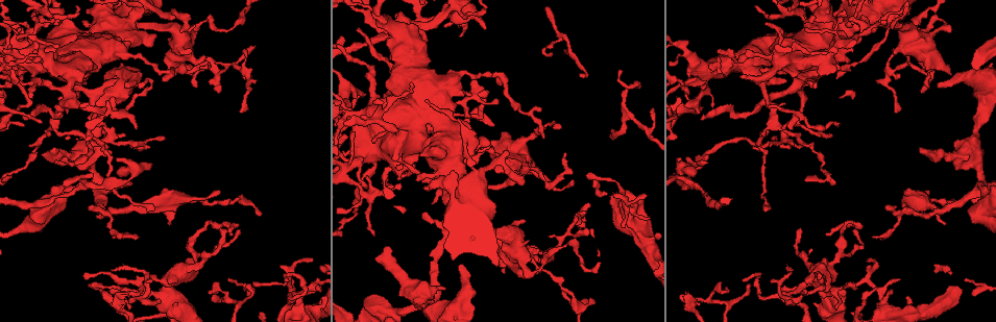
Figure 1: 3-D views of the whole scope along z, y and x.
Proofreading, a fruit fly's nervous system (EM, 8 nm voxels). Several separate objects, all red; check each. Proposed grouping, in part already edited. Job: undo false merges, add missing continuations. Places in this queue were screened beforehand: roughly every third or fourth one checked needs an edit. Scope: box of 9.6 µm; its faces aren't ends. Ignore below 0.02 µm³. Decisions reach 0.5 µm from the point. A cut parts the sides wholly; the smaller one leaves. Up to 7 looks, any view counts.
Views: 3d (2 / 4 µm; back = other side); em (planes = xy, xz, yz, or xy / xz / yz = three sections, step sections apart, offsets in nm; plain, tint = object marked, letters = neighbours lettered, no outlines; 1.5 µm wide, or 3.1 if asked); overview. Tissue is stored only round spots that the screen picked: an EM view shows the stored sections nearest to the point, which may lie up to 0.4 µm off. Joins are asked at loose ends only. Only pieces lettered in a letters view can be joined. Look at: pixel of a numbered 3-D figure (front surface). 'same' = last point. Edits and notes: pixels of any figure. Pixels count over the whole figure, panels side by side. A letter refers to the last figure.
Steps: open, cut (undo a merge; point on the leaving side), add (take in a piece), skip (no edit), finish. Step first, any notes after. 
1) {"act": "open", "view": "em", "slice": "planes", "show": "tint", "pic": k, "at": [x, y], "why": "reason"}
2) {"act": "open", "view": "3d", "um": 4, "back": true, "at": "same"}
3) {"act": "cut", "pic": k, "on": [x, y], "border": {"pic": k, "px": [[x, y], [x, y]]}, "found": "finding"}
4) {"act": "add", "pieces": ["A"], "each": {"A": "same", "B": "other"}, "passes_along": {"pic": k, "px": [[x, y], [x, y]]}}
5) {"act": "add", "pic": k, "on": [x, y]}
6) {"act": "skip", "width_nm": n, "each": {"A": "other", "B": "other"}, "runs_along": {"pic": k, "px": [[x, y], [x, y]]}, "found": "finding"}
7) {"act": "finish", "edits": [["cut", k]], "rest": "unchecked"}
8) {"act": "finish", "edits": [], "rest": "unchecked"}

{"act": "open", "view": "em", "slice": "planes", "show": "letters", "pic": 1, "at": [898, 278], "why": "an open end"}

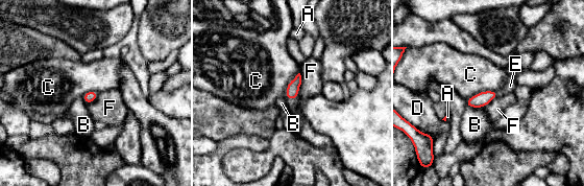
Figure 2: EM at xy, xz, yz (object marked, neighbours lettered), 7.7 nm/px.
{"act": "add", "pieces": ["E"], "each": {"A": "other", "B": "other", "C": "other", "D": "other", "E": "same", "F": "other"}, "found": "it goes on there"}

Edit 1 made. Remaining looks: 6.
{"act": "open", "view": "3d", "um": 4, "back": true, "pic": 1, "at": [190, 49], "why": "free end"}

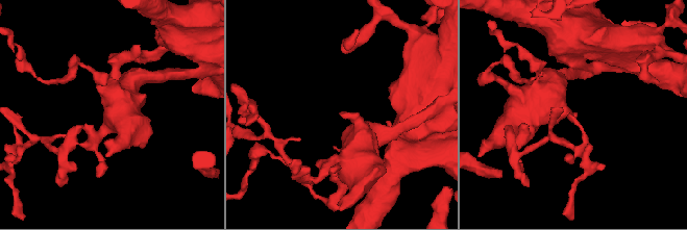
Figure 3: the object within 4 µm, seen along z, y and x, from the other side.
{"act": "open", "view": "em", "slice": "planes", "show": "letters", "pic": 3, "at": [575, 113]}

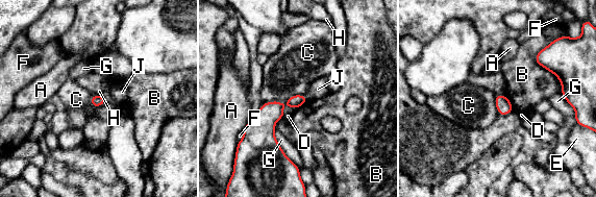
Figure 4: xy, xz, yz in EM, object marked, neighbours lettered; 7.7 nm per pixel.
{"act": "skip", "each": {"A": "other", "B": "other", "C": "other", "D": "other", "E": "other", "F": "other", "G": "other", "H": "other", "J": "other"}, "border": {"pic": 4, "px": [[495, 94], [504, 95]]}, "found": "no lettered piece goes on from it"}

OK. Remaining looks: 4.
{"act": "open", "view": "3d", "um": 4, "pic": 1, "at": [252, 49], "why": "thin end"}

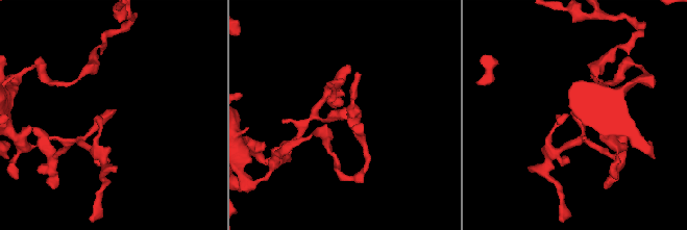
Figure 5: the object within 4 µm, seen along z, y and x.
{"act": "open", "view": "em", "slice": "xz", "step": 8, "show": "tint", "pic": 5, "at": [571, 113], "why": "now the EM"}

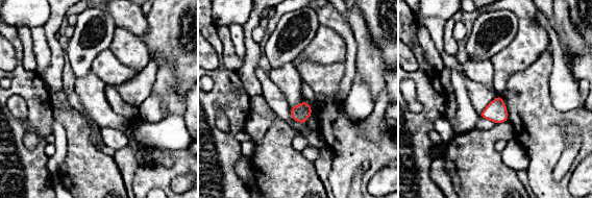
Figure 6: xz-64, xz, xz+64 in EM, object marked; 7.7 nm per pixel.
{"act": "open", "view": "em", "slice": "planes", "show": "letters", "at": "same"}

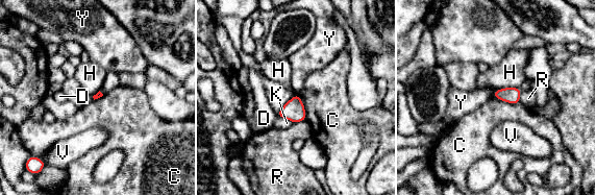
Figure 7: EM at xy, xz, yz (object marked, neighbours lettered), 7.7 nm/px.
{"act": "skip", "each": {"C": "other", "D": "other", "H": "other", "K": "other", "R": "other", "V": "other", "Y": "other"}, "border": {"pic": 7, "px": [[493, 96], [511, 103], [520, 102]]}, "found": "no lettered piece goes on from it"}

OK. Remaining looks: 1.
{"act": "finish", "edits": [["add", 2]], "rest": "unchecked"}

